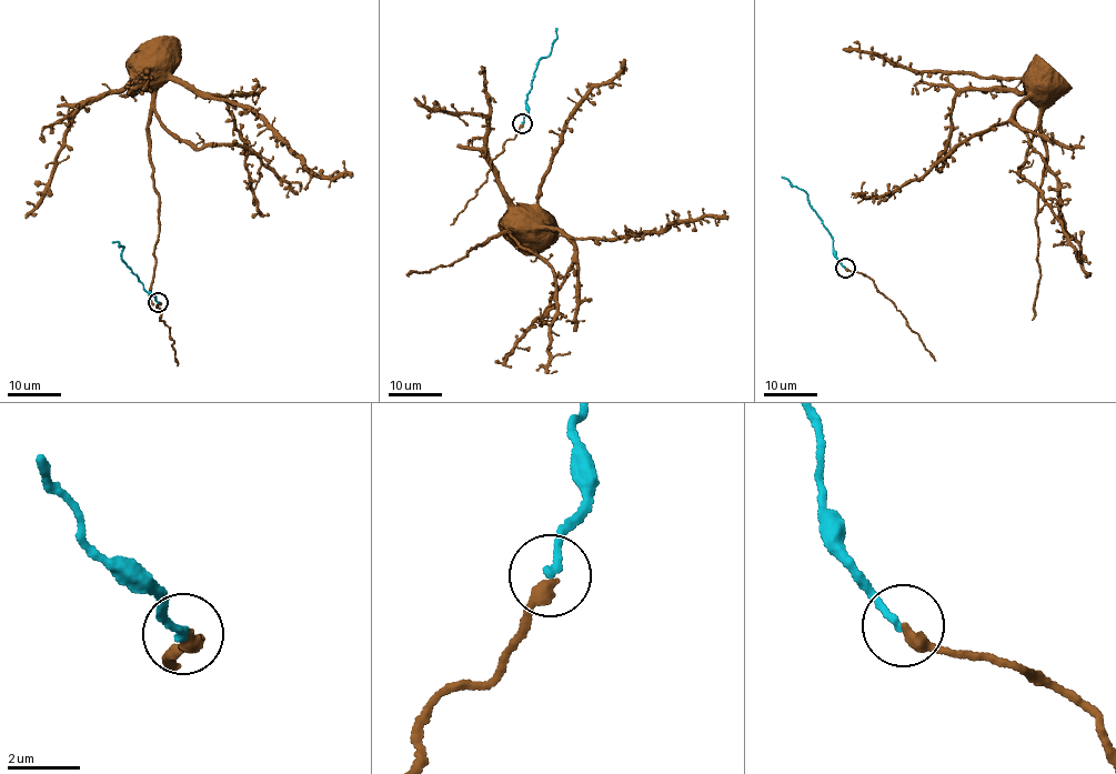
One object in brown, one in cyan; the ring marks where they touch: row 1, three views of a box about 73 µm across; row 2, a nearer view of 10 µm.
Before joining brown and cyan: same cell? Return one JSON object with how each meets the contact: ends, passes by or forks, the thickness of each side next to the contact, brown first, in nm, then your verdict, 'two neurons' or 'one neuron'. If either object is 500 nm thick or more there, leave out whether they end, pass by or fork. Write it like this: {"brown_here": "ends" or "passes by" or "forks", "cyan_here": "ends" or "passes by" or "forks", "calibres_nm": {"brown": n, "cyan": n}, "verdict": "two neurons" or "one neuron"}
{"brown_here": "ends", "cyan_here": "ends", "calibres_nm": {"brown": 380, "cyan": 200}, "verdict": "one neuron"}

